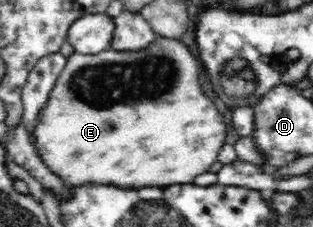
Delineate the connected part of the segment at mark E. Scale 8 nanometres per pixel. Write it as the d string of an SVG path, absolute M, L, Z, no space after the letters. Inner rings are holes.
M156 35L156 40L148 44L142 50L114 50L112 48L98 54L74 53L67 58L66 66L50 91L47 105L39 112L39 118L32 128L35 134L35 148L39 157L46 162L46 166L52 173L60 176L64 182L76 186L76 184L116 184L116 186L172 186L172 184L190 184L196 176L209 172L208 168L218 160L218 152L224 146L228 124L224 123L225 117L216 108L216 104L206 96L202 84L200 84L200 62L196 56L178 39L170 39Z

